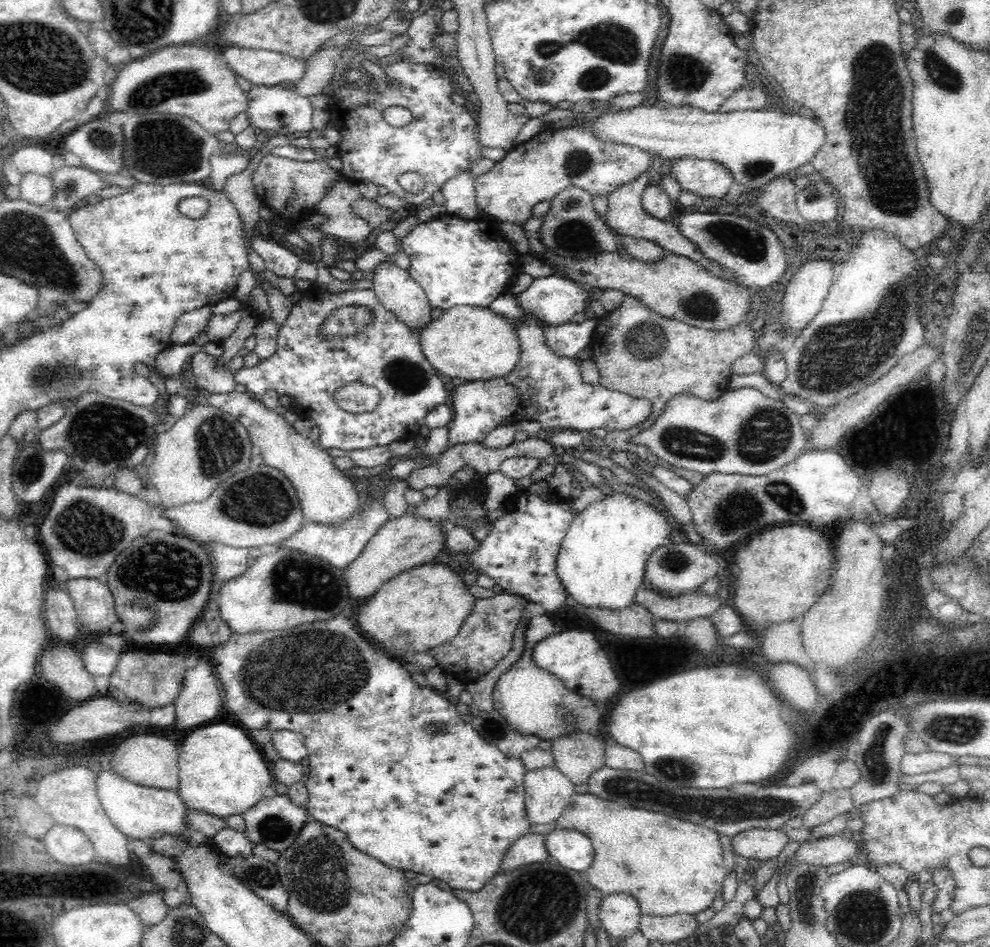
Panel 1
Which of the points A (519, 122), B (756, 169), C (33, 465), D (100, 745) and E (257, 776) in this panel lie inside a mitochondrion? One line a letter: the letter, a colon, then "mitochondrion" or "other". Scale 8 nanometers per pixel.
A: other
B: mitochondrion
C: mitochondrion
D: other
E: other

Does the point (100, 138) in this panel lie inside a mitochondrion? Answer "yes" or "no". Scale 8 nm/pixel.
yes

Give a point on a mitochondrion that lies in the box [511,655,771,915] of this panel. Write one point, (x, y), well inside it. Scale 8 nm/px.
(674, 769)

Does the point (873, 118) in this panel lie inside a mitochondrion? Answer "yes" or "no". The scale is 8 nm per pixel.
yes

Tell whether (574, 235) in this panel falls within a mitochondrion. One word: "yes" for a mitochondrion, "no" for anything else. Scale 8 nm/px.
yes

